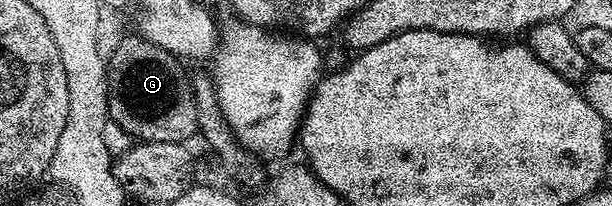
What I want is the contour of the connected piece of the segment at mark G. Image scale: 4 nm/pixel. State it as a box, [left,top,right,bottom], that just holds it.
[105,32,198,143]

